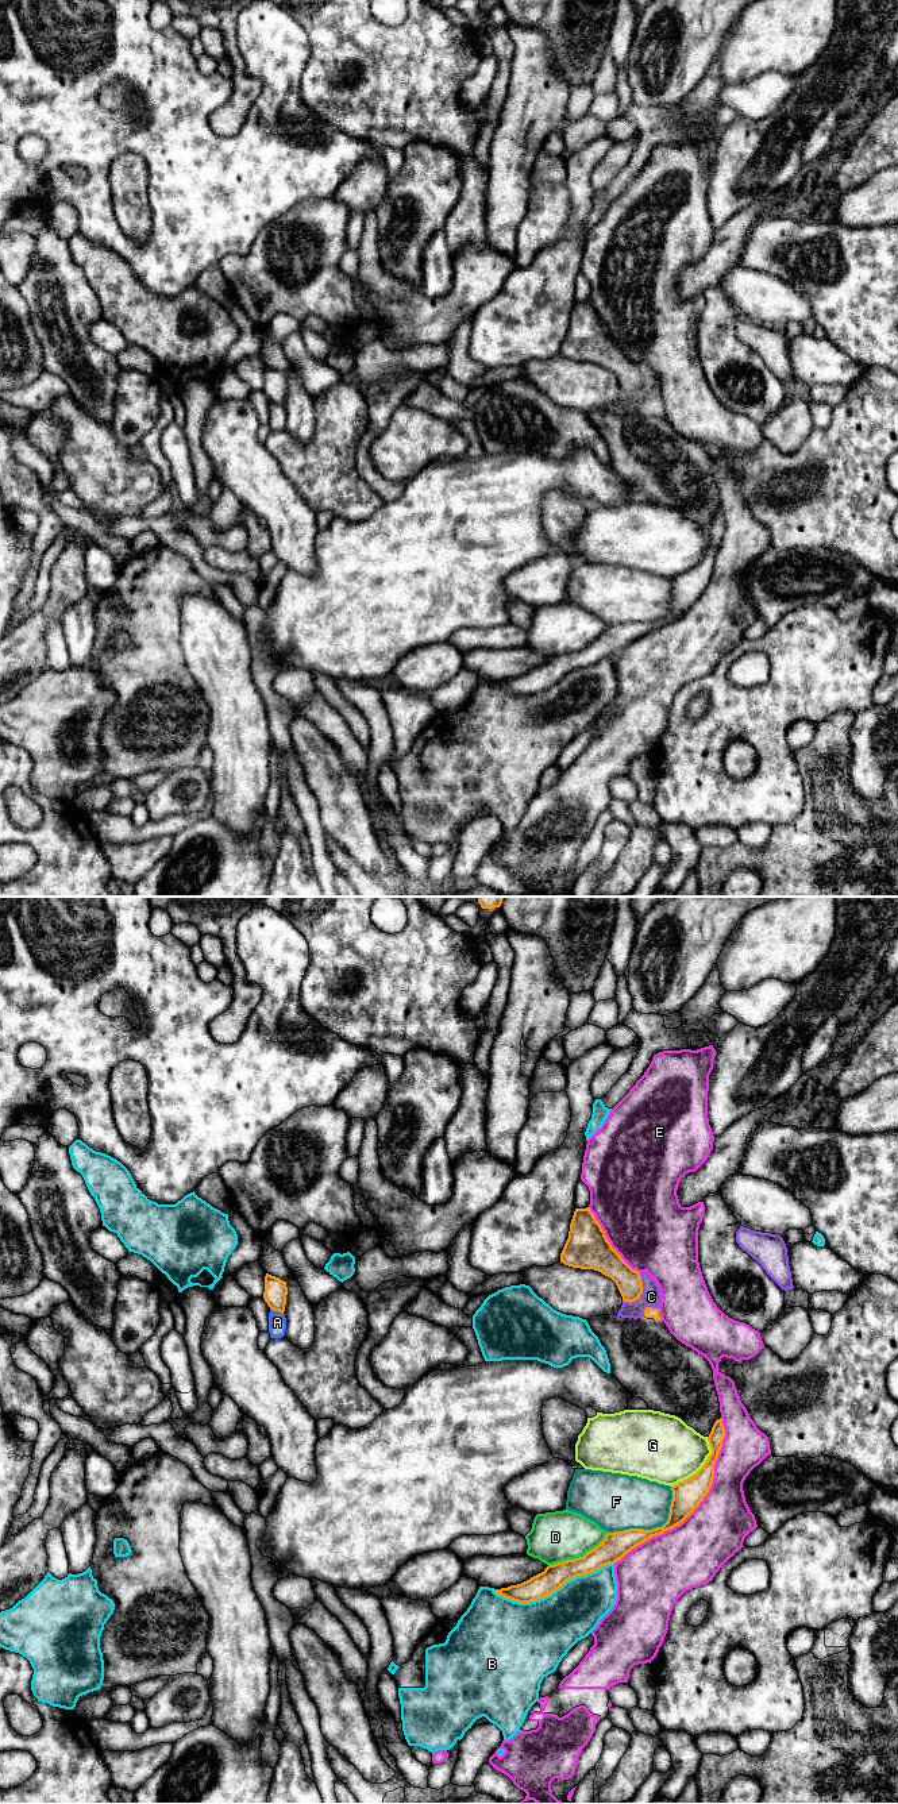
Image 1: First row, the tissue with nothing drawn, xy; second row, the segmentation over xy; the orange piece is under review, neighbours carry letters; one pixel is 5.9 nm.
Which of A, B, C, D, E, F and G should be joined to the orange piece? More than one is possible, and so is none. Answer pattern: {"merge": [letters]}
{"merge": []}

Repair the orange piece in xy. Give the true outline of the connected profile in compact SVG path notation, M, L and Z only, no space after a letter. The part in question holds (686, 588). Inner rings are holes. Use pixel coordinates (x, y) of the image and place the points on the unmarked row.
M720 510L714 514L708 529L712 547L708 550L704 559L695 567L671 579L672 593L670 606L667 614L662 620L652 622L629 621L608 625L605 632L583 649L548 658L542 666L529 672L508 681L494 682L494 685L519 695L531 695L543 691L559 682L570 671L614 656L650 631L660 628L681 617L699 598L712 579L714 556L722 540L724 529L725 521Z

